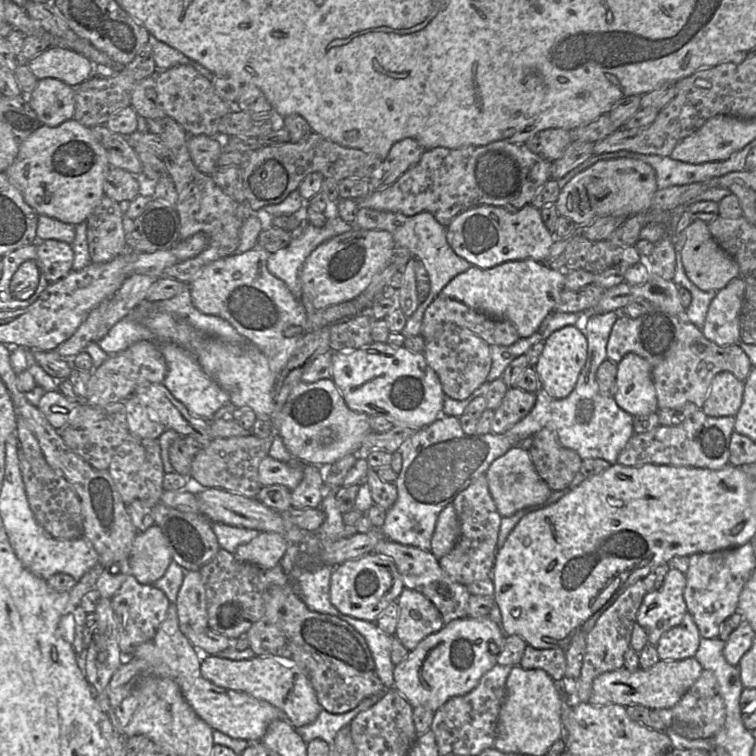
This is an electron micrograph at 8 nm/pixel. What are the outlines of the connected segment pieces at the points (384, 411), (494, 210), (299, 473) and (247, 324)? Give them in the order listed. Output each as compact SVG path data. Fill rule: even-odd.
M371 342L354 350L333 352L331 376L352 411L384 416L395 425L406 425L417 431L442 415L445 393L423 352L410 351L403 345L393 347L387 342Z
M530 204L520 209L488 205L470 207L456 215L446 230L447 241L455 253L472 266L482 269L525 259L546 262L554 242L554 233L550 233L544 225L540 209Z
M267 455L259 465L259 480L264 485L283 485L293 490L303 478L303 465L281 462Z
M259 245L243 253L234 253L205 266L189 283L192 304L199 311L226 320L250 344L256 346L267 357L271 371L278 376L288 358L303 336L309 332L306 311L300 300L296 299L283 281L272 275L267 268L270 253Z

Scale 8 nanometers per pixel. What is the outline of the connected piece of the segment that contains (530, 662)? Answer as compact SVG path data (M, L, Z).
M526 645L520 664L523 669L541 669L552 680L561 680L565 673L565 653L561 649L536 649Z

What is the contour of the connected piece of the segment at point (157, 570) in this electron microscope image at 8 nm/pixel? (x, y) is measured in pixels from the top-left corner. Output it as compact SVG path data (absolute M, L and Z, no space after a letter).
M157 525L138 533L129 556L130 573L142 584L159 580L170 563L172 554L165 536Z

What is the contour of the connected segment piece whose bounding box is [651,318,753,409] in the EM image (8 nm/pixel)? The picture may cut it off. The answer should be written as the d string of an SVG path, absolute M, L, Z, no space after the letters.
M684 318L679 326L675 349L652 369L658 409L678 408L686 403L694 403L702 408L712 380L719 372L731 372L739 380L745 381L752 368L748 355L738 344L719 346L708 340L701 329Z

